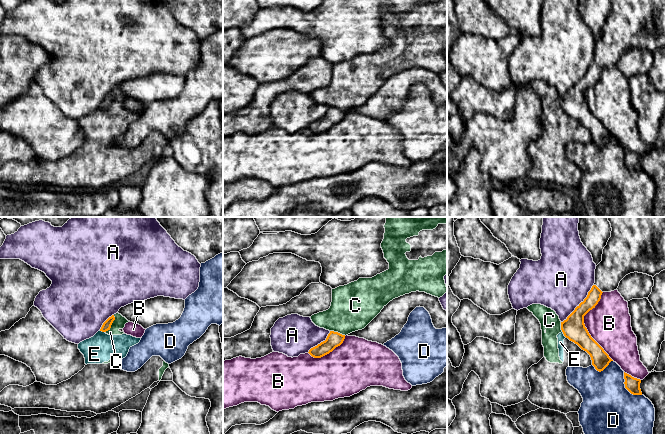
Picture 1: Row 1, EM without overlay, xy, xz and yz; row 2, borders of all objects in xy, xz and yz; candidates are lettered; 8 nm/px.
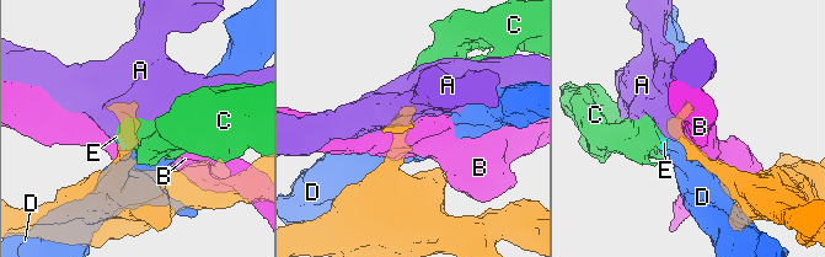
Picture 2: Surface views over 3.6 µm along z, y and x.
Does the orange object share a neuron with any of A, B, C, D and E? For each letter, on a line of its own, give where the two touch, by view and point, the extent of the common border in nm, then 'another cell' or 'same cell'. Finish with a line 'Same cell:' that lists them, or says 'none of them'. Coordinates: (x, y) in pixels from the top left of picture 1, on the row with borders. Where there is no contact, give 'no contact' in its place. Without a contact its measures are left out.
A: contact yz (579, 304); length 400 nm; another cell
B: contact yz (584, 326); length 550 nm; another cell
C: contact xy (111, 324); length 160 nm; another cell
D: contact yz (626, 388); length 240 nm; another cell
E: contact yz (563, 333); length 70 nm; another cell
Same cell: none of them

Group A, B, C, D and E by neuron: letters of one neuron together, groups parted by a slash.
A / B / C E / D

